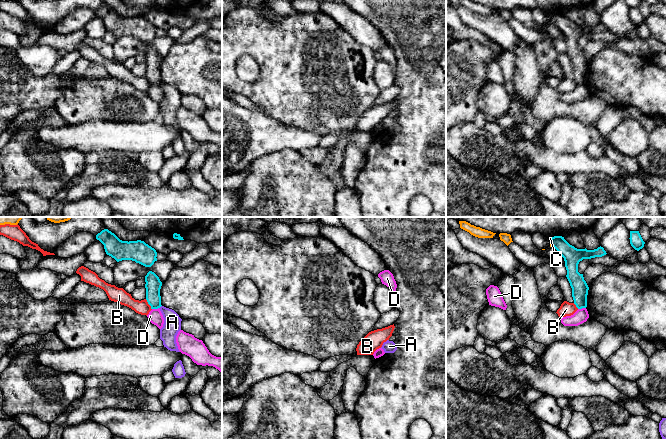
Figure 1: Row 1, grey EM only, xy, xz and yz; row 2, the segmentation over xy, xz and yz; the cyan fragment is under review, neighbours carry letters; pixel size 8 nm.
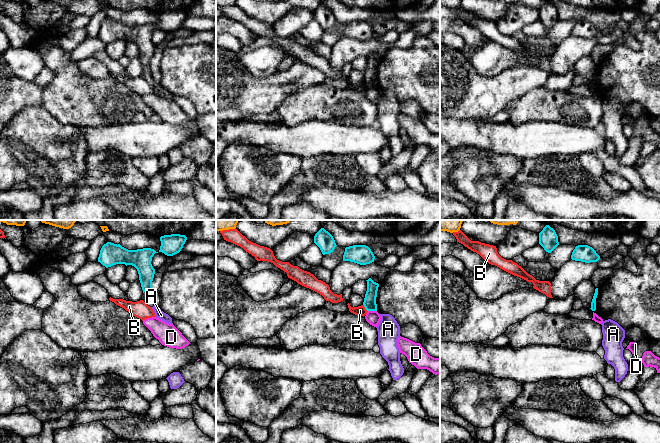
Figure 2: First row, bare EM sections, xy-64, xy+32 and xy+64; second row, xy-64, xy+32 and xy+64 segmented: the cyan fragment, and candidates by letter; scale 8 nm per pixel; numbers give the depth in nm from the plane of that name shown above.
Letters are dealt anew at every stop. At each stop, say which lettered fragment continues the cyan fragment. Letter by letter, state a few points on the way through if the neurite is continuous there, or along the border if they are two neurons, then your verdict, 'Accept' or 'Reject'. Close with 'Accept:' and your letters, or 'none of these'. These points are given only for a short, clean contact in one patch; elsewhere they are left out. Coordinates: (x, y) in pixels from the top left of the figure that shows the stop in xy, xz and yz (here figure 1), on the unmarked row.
A: Boundary: xy (161, 81), (159, 84). Reject
B: Boundary: xy (145, 75), (151, 85). Reject
C: Boundary: yz (550, 14), (552, 22). Reject
D: Boundary: yz (585, 83), (578, 85). Reject
Accept: none of these

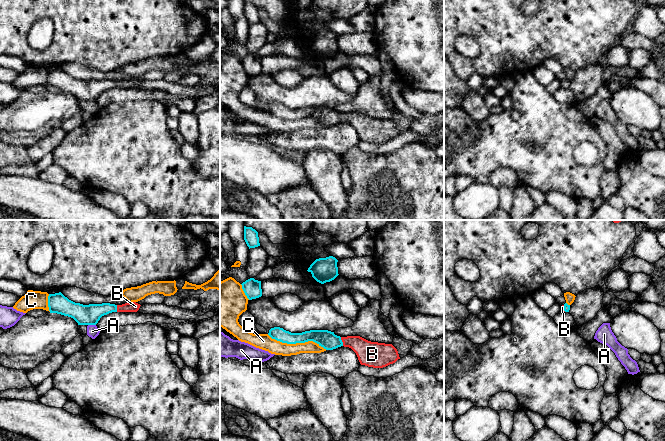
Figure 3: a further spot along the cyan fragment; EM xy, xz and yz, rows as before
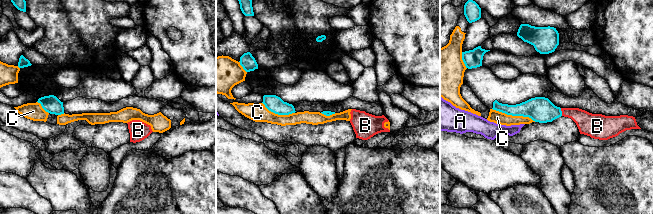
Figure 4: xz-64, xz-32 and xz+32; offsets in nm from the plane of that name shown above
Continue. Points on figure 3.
A: Boundary: xy (88, 100), (95, 101). Reject
B: Path across: xz (328, 116), (341, 117), (355, 118), (369, 129). Accept
C: Reject
Accept: B

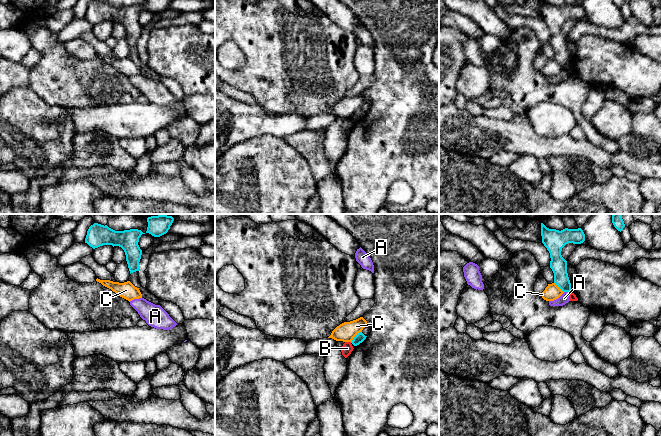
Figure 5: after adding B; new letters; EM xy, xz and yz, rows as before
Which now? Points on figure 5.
A: Reject
B: Reject
C: Boundary: xz (361, 107), (351, 118). Reject
Accept: none of these

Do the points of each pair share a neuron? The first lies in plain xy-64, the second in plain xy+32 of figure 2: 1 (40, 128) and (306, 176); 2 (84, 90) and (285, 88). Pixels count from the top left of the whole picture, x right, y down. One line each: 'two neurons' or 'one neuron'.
1: two neurons
2: two neurons

